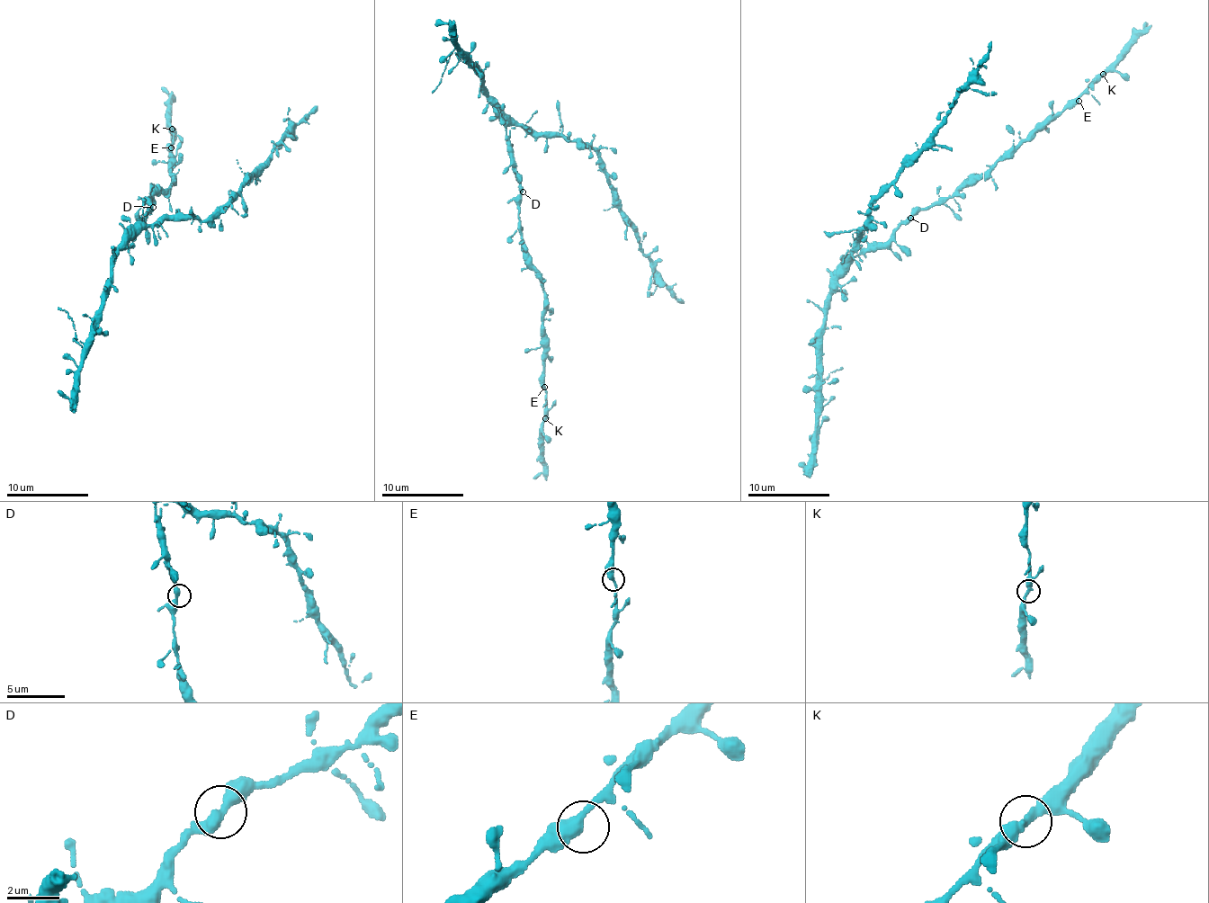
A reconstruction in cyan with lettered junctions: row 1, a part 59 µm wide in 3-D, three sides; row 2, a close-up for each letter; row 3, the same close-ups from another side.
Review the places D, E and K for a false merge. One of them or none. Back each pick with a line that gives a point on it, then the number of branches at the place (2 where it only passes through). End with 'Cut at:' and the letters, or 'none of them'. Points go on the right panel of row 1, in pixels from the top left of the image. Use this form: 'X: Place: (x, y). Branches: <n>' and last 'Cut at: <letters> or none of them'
Cut at: none of them

